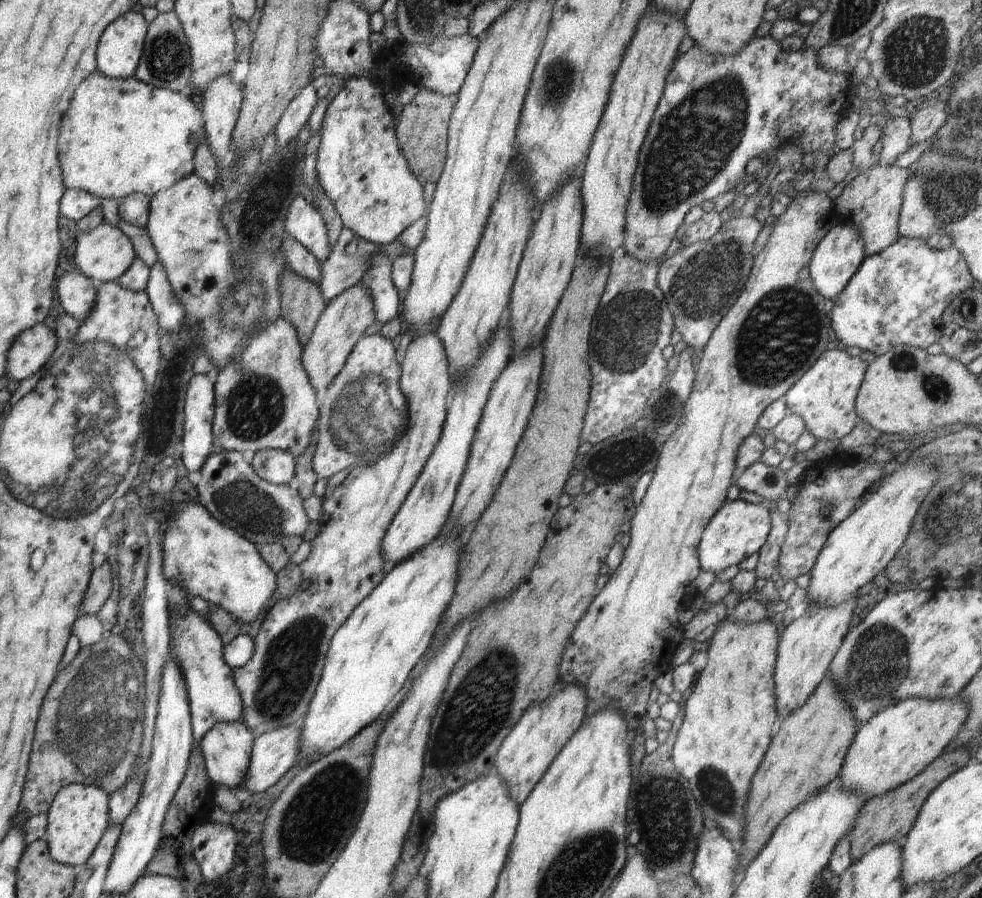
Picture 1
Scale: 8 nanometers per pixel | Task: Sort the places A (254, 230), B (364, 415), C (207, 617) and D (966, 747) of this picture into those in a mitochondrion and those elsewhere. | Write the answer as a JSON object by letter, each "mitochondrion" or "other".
{"A":"mitochondrion","B":"mitochondrion","C":"other","D":"other"}

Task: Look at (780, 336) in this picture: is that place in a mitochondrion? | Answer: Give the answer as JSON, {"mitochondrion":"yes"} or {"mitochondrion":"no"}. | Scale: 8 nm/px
{"mitochondrion":"yes"}

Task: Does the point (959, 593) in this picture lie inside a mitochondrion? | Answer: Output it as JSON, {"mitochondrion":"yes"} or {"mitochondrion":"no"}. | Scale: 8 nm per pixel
{"mitochondrion":"no"}

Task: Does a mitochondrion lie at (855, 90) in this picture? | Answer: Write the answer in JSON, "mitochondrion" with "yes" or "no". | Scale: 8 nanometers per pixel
{"mitochondrion":"no"}

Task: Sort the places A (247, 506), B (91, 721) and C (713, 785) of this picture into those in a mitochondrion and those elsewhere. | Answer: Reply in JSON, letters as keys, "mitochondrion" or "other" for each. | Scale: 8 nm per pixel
{"A":"mitochondrion","B":"mitochondrion","C":"mitochondrion"}

